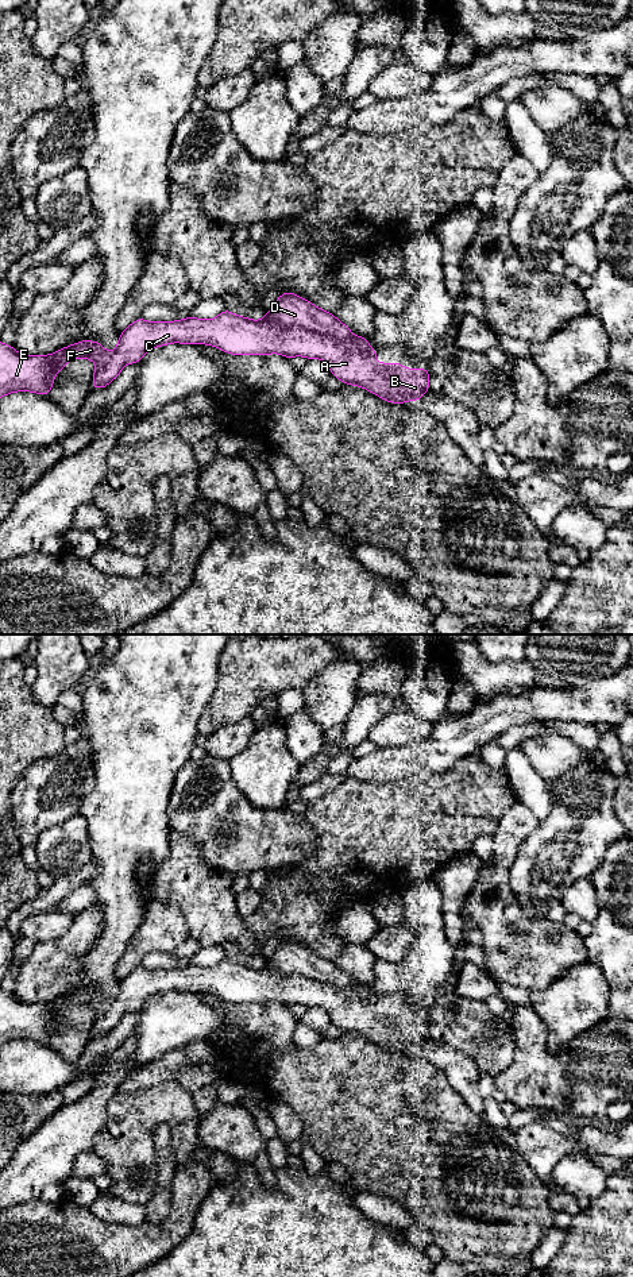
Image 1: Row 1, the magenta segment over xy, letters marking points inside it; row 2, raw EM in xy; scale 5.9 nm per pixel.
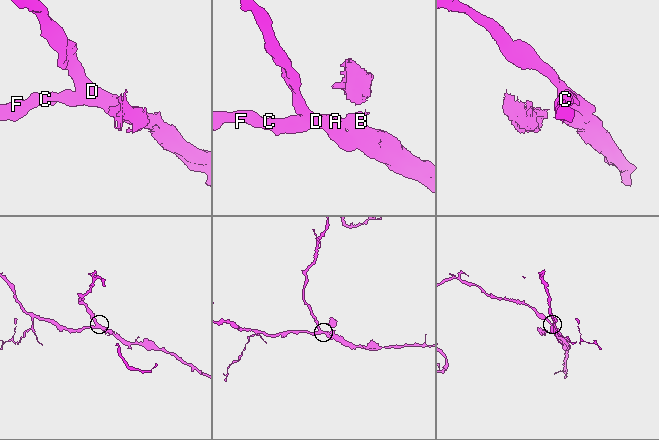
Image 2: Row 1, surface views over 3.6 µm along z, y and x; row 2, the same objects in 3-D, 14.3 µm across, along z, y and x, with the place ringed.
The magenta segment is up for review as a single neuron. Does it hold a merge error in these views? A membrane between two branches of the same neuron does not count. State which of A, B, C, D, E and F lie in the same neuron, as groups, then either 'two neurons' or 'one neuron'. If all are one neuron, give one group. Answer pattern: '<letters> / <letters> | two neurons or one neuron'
A B C E F / D | two neurons

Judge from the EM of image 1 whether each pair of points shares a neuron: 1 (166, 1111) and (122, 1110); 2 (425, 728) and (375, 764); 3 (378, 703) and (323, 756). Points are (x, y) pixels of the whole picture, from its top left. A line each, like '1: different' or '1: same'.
1: same
2: different
3: same

